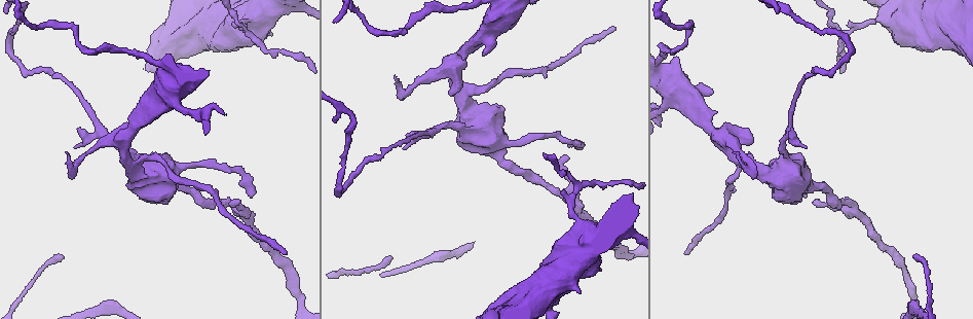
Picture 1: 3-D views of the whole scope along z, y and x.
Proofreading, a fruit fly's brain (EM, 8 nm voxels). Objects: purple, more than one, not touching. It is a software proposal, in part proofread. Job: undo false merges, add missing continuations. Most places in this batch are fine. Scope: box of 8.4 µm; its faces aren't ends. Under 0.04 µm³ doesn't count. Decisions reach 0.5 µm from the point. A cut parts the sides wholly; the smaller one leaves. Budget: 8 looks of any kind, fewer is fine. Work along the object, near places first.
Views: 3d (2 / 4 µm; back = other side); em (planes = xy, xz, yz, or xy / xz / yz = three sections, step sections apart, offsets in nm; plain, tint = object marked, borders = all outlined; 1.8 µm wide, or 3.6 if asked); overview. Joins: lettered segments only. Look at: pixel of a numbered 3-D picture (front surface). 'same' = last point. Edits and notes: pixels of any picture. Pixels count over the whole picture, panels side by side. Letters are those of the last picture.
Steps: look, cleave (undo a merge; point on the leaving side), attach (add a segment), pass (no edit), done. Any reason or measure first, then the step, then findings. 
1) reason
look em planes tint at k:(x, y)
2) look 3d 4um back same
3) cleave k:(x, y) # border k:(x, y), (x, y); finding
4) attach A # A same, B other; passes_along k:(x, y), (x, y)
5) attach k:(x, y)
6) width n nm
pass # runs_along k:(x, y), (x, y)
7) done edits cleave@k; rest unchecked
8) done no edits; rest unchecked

branch stops here
look em xy step 8 borders at 1:(254, 193)

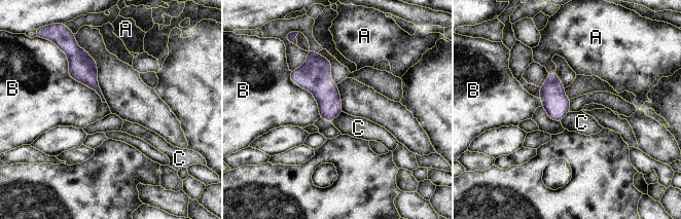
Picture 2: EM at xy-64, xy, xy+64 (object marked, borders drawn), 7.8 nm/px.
pass # A other, B other, C other; border 2:(342, 111), (330, 121); none of them fits

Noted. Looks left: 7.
long arm stops here
look em 3.6um yz step 8 tint at 1:(686, 251)

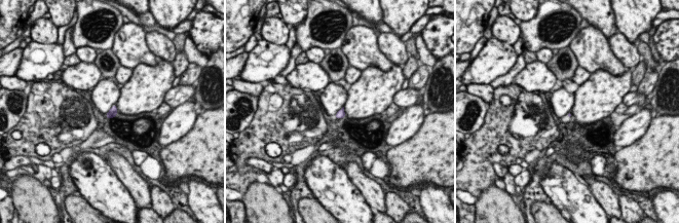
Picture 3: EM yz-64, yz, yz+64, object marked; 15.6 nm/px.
look em 3.6um planes tint same

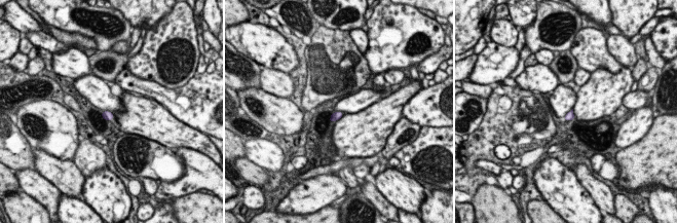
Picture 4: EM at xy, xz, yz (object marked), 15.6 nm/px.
look em 3.6um planes borders same

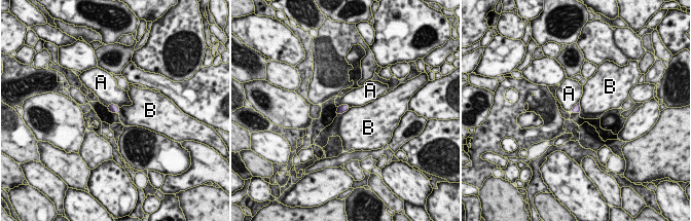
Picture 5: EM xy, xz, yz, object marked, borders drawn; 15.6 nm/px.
pass # A other, B other; border 5:(119, 106), (110, 104), (107, 107); no lettered segment goes on from it

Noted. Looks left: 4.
look em planes borders at 1:(449, 94)

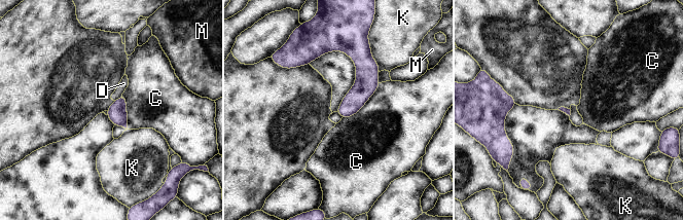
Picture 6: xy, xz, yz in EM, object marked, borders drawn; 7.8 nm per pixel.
longest_contact C 400 nm
pass # C other, D other, K other, M other; runs_along 6:(350, 51), (362, 90), (344, 115); no lettered segment goes on from it

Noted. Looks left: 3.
done no edits; rest unchecked

